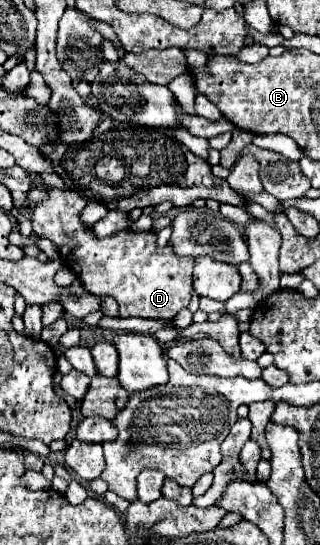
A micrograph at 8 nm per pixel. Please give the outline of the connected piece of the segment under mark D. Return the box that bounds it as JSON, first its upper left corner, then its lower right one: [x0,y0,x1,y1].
[31,187,193,321]

